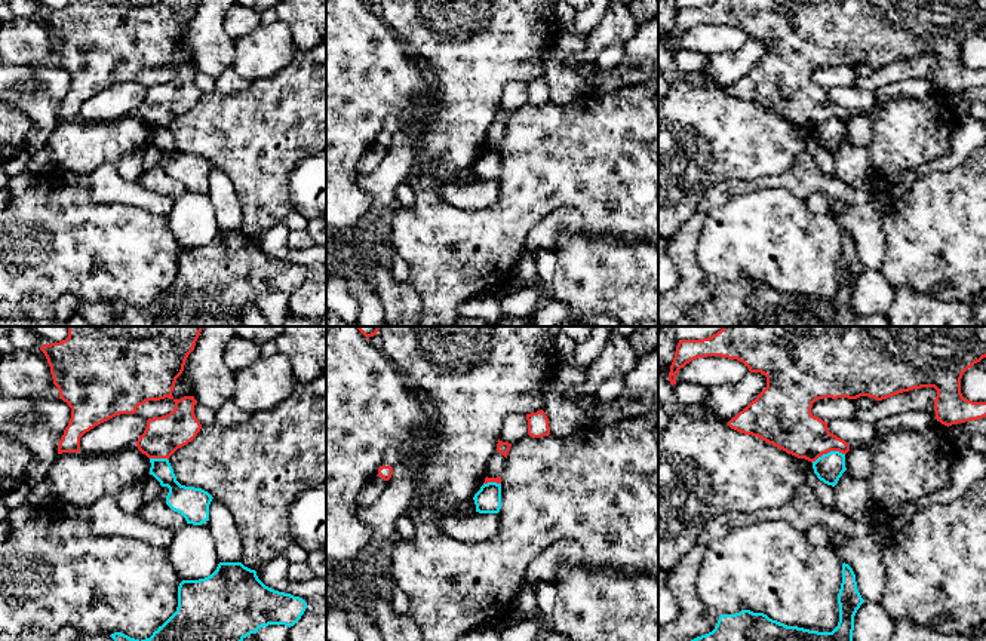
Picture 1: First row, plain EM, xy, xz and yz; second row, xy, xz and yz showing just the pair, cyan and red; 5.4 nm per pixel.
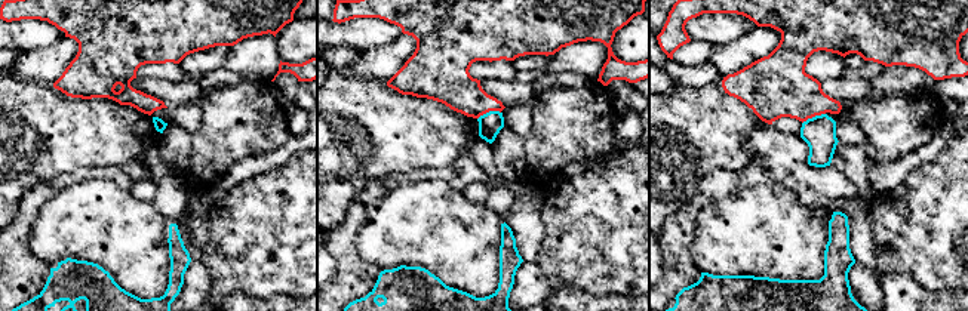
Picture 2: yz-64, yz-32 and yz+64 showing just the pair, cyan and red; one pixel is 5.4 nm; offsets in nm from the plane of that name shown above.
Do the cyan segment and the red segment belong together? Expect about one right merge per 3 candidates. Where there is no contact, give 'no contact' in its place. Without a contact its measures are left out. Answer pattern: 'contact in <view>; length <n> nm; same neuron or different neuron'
contact in yz; length 190 nm; different neuron

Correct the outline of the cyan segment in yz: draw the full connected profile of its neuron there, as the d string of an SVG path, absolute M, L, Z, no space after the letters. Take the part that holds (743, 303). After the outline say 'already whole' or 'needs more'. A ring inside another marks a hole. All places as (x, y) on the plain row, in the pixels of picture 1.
M842 231L839 289L832 300L787 294L764 280L721 282L715 297L691 307L685 326L856 326L854 283L861 266L856 242Z | already whole

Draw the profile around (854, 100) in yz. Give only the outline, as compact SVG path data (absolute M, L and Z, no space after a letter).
M857 86L830 88L827 89L827 96L830 101L844 107L850 116L870 113L878 102L875 91L861 89Z

